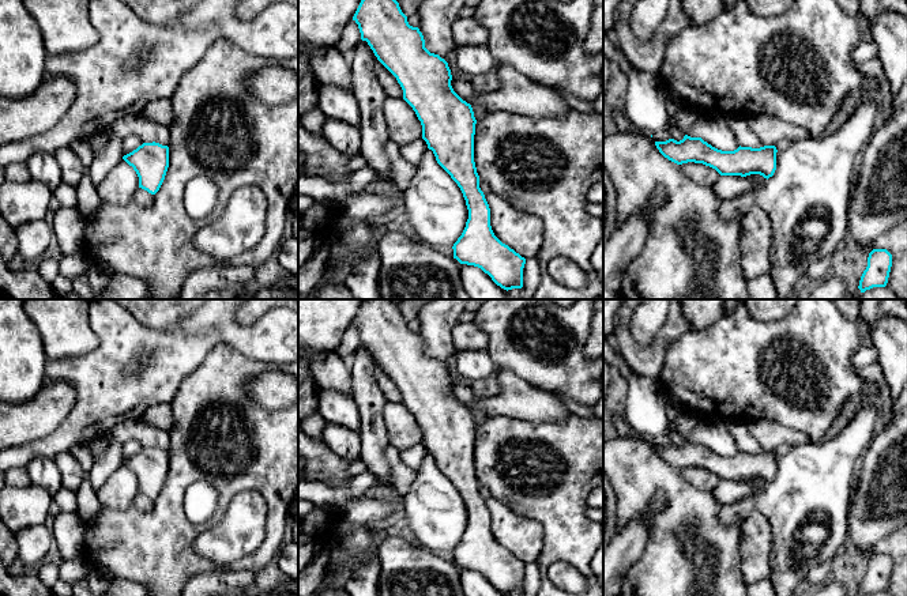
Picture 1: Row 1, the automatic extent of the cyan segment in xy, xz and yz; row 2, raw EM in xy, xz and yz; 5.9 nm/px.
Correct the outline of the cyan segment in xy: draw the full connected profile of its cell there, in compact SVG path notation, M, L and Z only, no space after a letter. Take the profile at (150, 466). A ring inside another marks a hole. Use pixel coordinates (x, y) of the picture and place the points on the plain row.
M143 448L123 464L133 472L139 482L139 493L155 499L169 472L169 452L159 448Z

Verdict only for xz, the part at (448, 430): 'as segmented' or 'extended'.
as segmented

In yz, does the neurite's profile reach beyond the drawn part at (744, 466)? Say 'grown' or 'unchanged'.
unchanged

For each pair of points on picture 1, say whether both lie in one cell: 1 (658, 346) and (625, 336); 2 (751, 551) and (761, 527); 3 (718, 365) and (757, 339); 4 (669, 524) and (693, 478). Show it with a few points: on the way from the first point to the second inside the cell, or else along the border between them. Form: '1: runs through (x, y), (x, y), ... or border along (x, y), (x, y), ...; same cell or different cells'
1: runs through (650, 349), (638, 349), (633, 344); same cell
2: runs through (755, 546), (756, 532); same cell
3: runs through (727, 365), (732, 365), (748, 349); same cell
4: border along (678, 470), (691, 485), (712, 491); different cells

